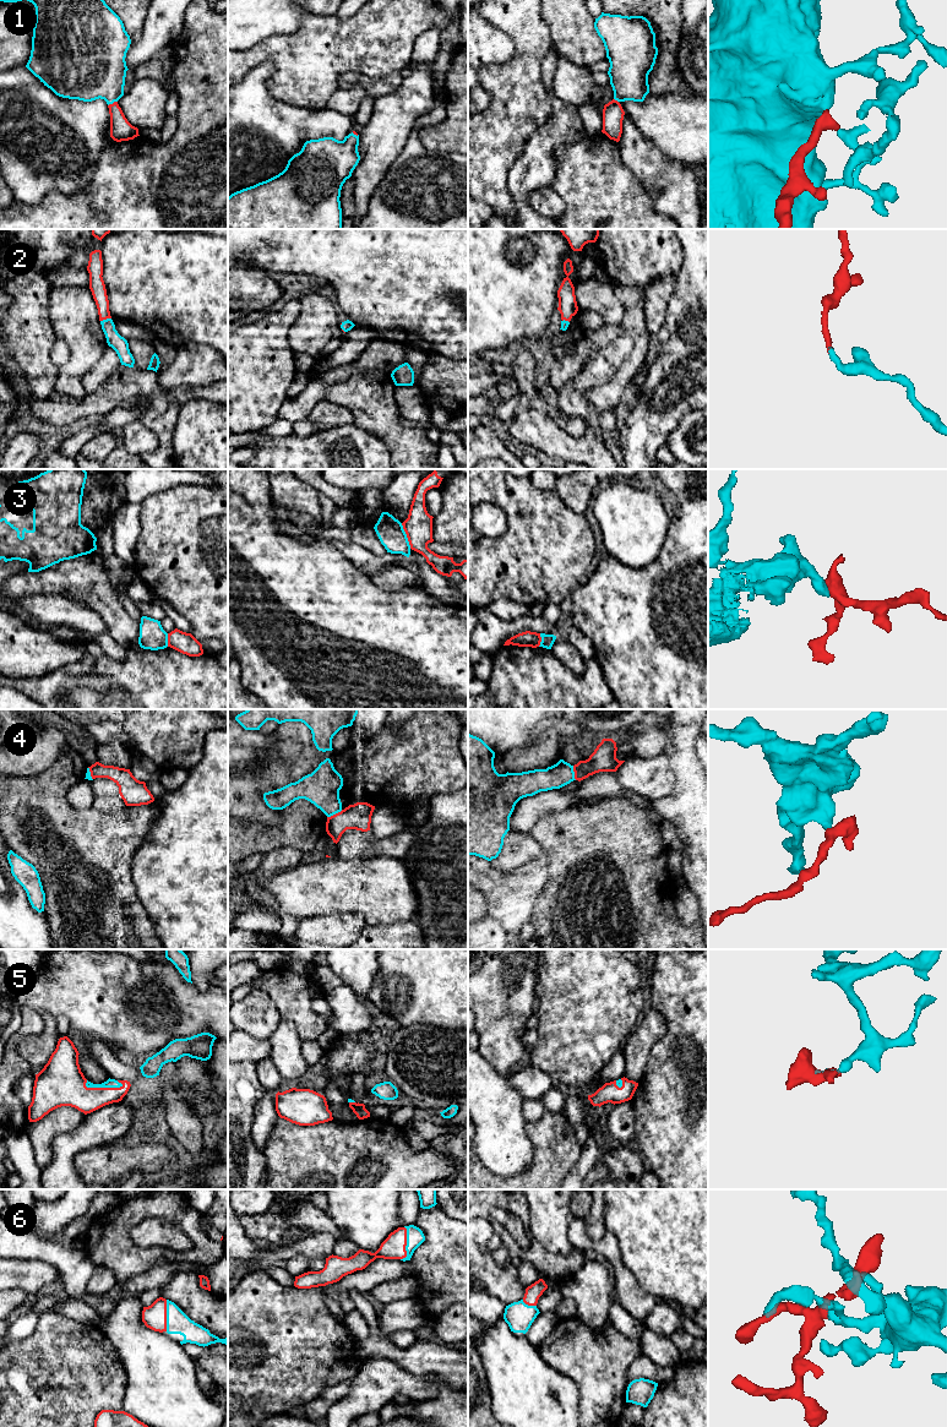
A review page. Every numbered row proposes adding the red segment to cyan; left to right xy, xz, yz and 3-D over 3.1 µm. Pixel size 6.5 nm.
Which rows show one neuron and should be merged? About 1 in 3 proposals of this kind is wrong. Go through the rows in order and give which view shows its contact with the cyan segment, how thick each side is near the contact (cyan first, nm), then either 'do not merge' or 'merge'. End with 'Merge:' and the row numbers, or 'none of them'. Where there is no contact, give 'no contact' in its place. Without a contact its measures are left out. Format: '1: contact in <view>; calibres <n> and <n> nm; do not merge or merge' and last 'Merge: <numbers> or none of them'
1: contact in xy; calibres 380 and 140 nm; merge
2: contact in xy; calibres 100 and 100 nm; merge
3: contact in xz; calibres 180 and 190 nm; do not merge
4: contact in xz; calibres 240 and 170 nm; do not merge
5: contact in xy; calibres 60 and 280 nm; merge
6: contact in xz; calibres 110 and 160 nm; merge
Merge: 1, 2, 5, 6

